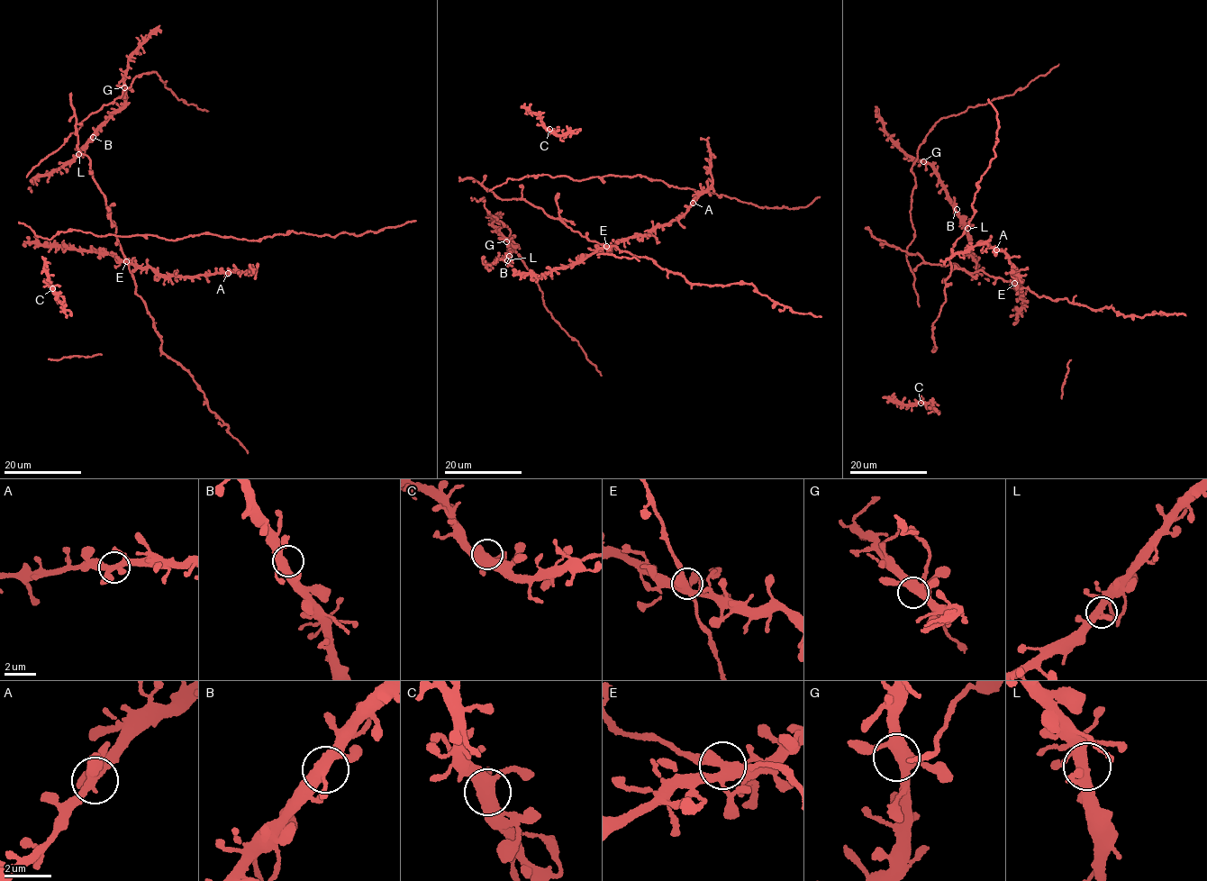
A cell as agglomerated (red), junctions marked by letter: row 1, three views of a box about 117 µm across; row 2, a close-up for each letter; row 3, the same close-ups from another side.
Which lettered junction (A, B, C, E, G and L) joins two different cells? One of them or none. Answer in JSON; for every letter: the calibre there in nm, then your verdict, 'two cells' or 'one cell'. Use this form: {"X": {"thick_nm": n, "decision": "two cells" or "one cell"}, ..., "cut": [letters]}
{"A": {"thick_nm": 360, "decision": "one cell"}, "B": {"thick_nm": 400, "decision": "one cell"}, "C": {"thick_nm": 420, "decision": "one cell"}, "E": {"thick_nm": 420, "decision": "two cells"}, "G": {"thick_nm": 440, "decision": "one cell"}, "L": {"thick_nm": 380, "decision": "one cell"}, "cut": ["E"]}

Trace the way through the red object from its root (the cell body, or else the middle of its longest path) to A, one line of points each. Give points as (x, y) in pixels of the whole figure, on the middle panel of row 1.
A: (615, 243), (646, 235), (657, 227), (665, 226), (683, 214), (693, 203)

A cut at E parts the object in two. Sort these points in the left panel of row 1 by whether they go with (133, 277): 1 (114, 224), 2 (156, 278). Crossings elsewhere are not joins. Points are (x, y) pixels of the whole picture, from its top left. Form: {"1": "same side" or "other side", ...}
{"1": "same side", "2": "other side"}

